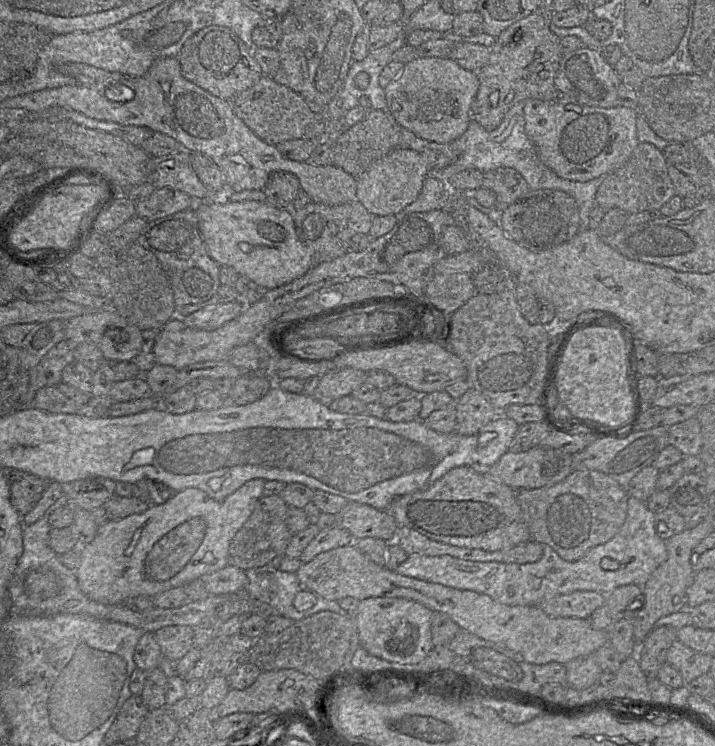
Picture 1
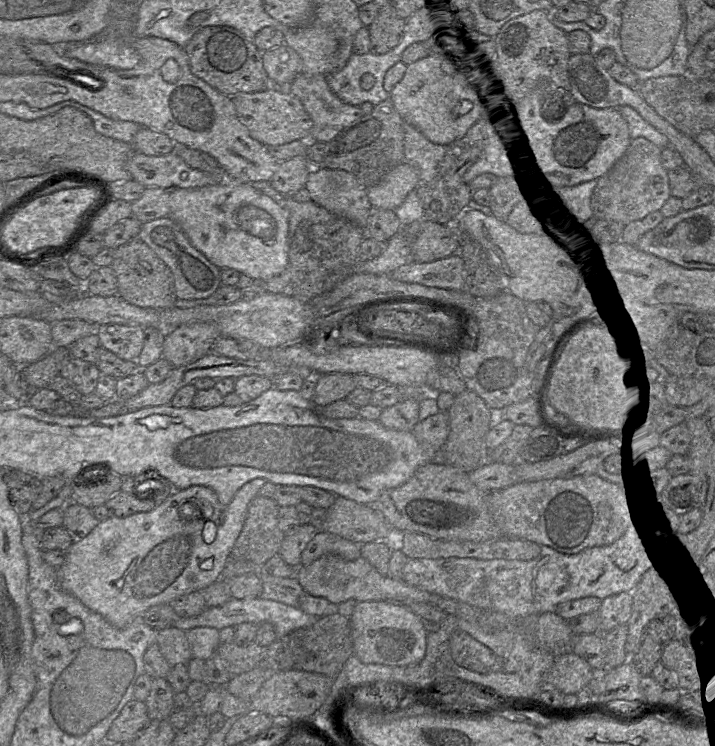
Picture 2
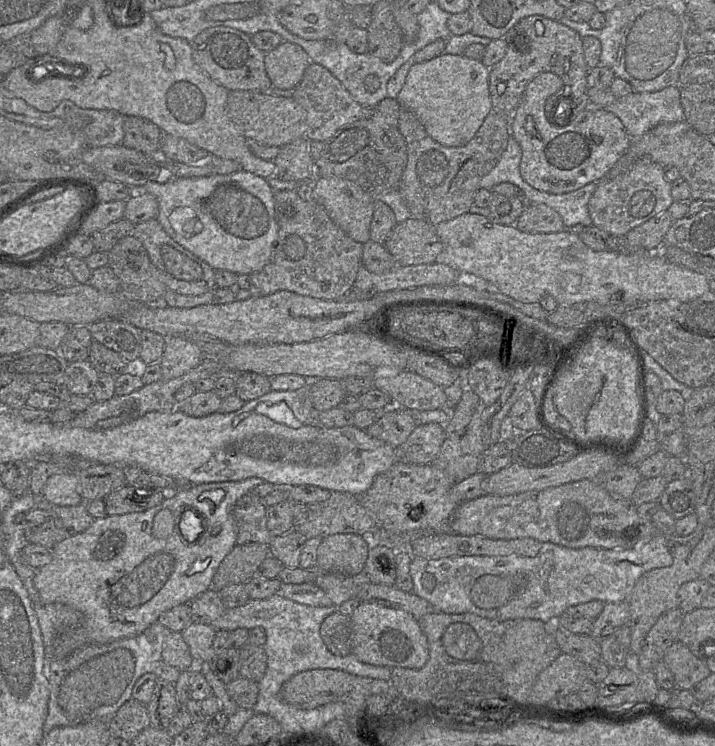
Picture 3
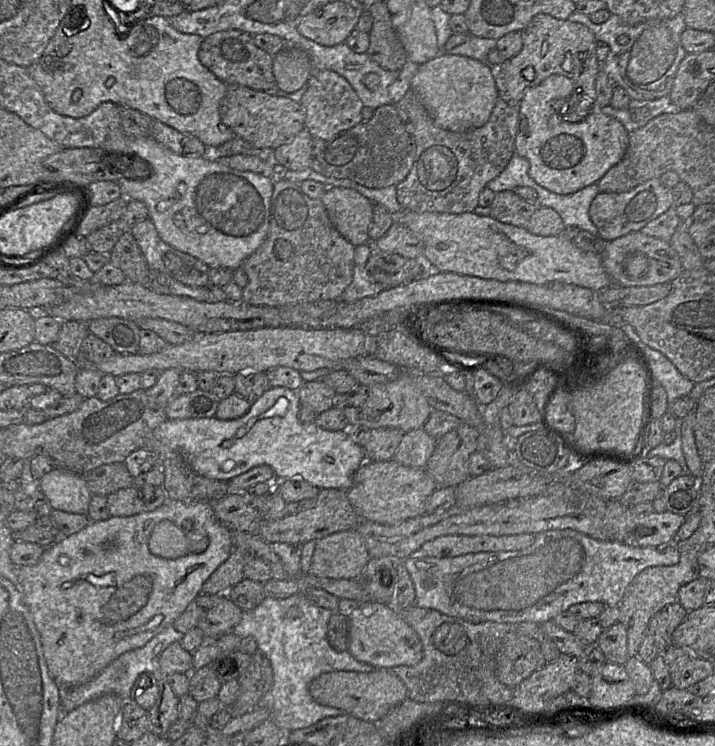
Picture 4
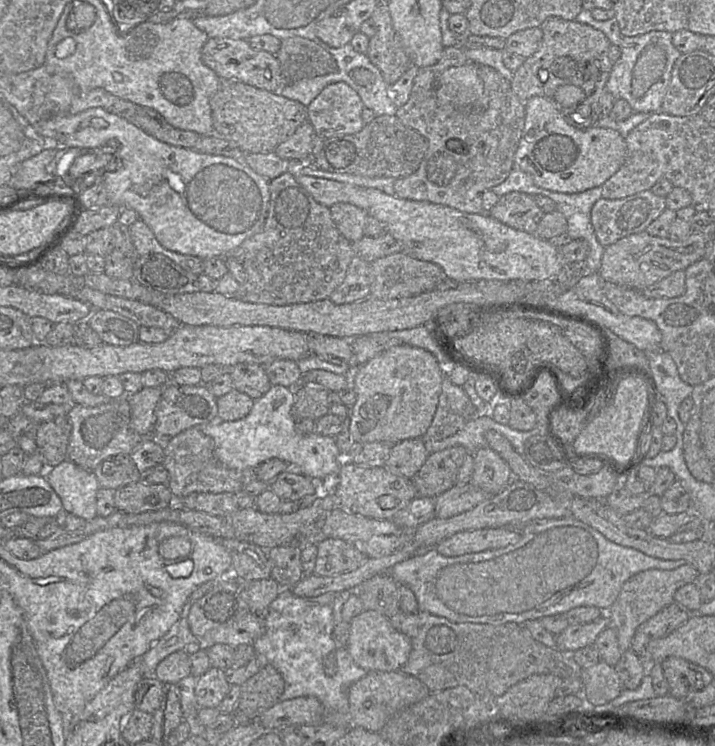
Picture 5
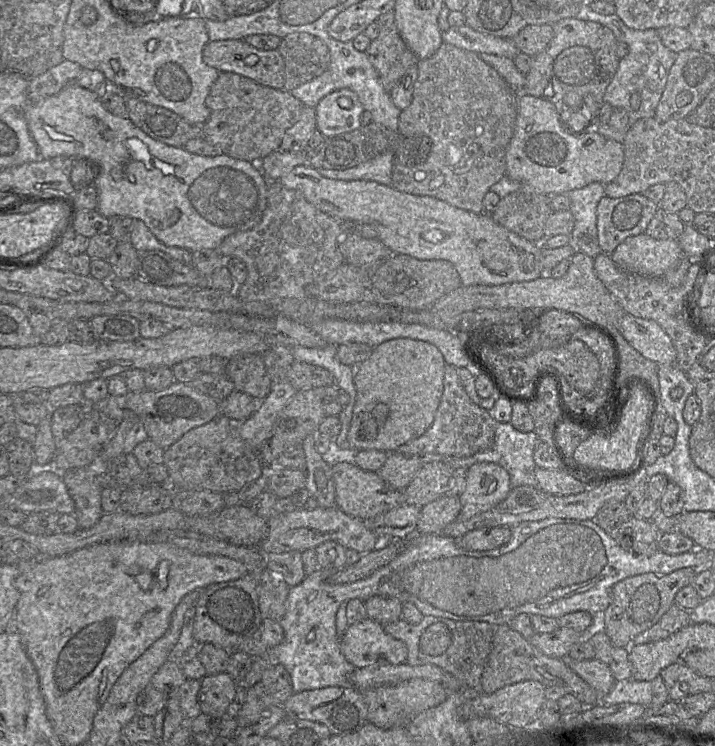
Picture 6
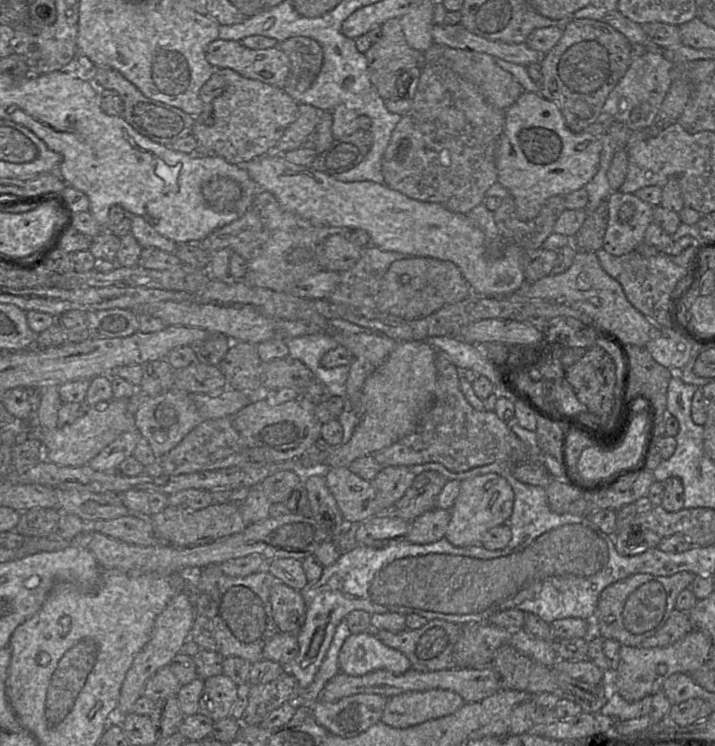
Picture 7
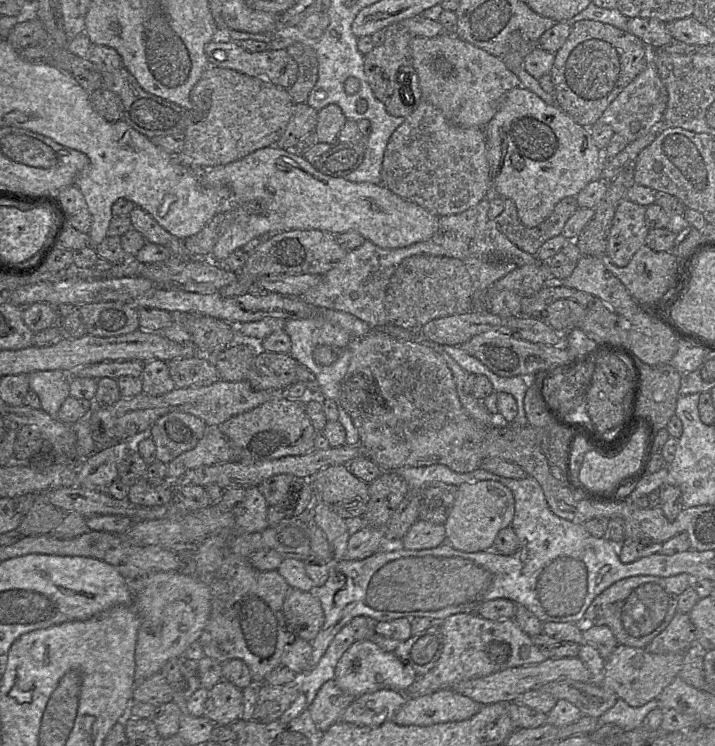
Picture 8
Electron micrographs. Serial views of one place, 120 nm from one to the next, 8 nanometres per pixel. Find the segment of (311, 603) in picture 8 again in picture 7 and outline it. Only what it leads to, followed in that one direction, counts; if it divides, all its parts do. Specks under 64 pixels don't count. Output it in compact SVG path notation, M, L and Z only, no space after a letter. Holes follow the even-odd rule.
M276 581L270 589L270 601L280 632L297 635L306 620L306 604L301 592Z

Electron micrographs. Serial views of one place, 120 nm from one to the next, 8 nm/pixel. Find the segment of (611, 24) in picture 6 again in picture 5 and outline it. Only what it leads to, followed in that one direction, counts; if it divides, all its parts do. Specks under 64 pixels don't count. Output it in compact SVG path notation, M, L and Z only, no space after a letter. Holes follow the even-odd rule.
M582 9L575 21L587 24L603 32L609 41L620 48L621 56L613 63L613 67L606 83L606 91L614 98L624 99L631 106L633 113L656 113L661 110L662 103L671 81L672 70L676 60L681 56L672 43L672 34L667 31L651 31L643 35L627 37L619 28L615 17L606 20L595 20L591 11ZM632 92L636 92L640 98L635 98Z

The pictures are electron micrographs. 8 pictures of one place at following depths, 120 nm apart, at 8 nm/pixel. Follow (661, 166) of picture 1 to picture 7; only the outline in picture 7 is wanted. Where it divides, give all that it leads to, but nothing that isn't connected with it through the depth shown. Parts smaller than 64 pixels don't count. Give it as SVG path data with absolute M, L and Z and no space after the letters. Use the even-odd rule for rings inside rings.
M620 191L611 192L607 198L607 204L608 224L602 249L613 256L622 256L635 251L644 242L645 231L653 222L654 207L634 194Z

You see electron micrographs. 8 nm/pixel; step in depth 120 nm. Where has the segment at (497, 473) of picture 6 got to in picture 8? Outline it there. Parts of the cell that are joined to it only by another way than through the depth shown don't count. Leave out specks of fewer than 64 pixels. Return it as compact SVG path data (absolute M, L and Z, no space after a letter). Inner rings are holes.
M482 480L458 486L456 499L445 526L446 543L462 552L491 550L498 532L510 527L515 512L513 493L502 483Z

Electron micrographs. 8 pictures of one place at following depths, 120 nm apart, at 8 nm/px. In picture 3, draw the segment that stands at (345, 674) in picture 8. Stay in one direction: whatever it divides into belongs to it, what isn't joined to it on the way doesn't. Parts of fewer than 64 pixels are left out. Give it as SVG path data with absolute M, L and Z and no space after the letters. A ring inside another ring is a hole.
M361 602L351 618L351 653L360 661L389 668L419 669L429 658L429 645L419 622L408 612L378 603Z

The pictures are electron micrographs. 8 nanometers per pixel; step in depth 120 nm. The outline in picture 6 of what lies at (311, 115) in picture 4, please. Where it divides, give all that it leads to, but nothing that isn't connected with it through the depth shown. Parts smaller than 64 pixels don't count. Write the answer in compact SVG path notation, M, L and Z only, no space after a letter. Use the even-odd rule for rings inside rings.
M335 90L323 97L315 107L317 129L325 138L354 131L362 126L361 115L364 110L353 90ZM341 97L348 97L351 100L350 108L339 106L338 100Z

